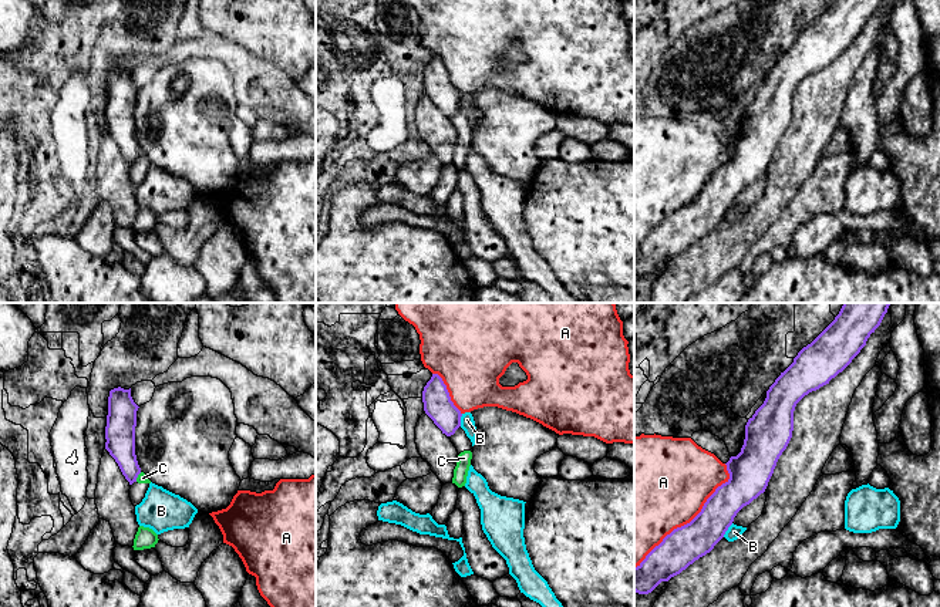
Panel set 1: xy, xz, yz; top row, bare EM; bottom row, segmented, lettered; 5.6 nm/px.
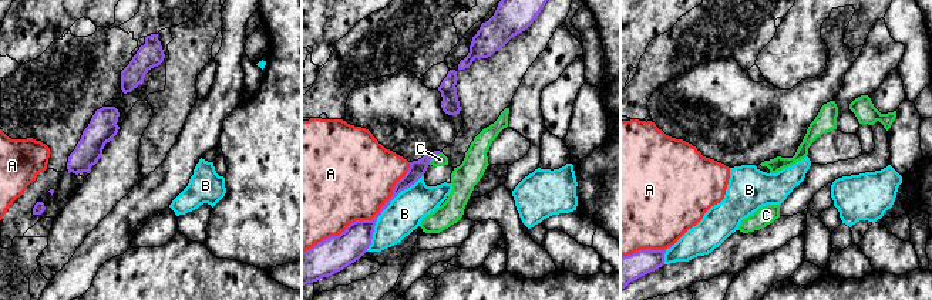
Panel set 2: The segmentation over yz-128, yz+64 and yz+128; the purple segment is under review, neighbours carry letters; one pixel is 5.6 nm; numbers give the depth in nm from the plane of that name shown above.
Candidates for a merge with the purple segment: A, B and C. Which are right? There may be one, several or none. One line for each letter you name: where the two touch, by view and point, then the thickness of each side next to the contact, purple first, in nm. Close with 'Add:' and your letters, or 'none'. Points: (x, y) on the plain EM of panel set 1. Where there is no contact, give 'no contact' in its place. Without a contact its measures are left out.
Add: none

